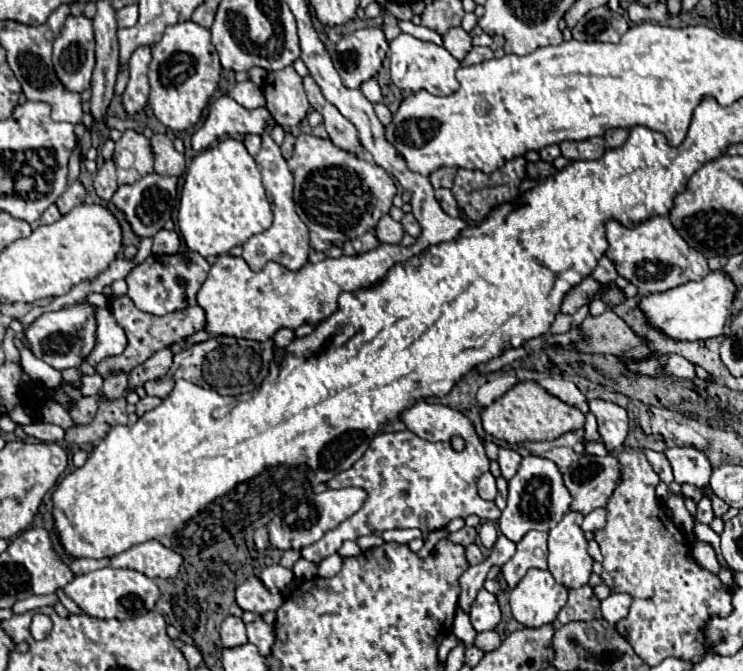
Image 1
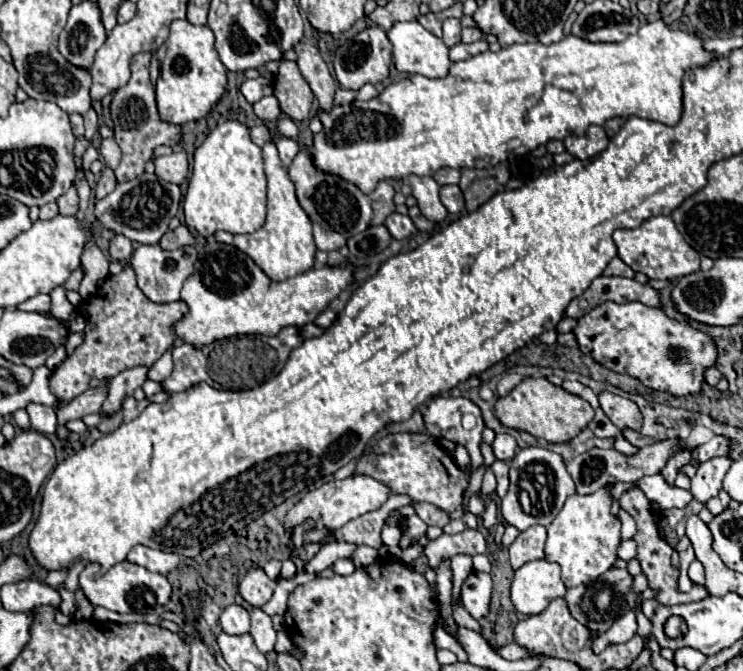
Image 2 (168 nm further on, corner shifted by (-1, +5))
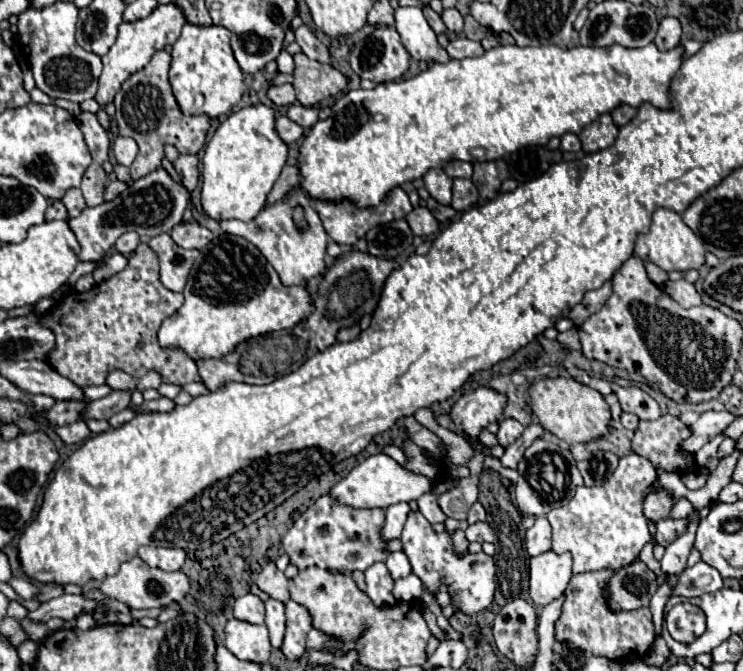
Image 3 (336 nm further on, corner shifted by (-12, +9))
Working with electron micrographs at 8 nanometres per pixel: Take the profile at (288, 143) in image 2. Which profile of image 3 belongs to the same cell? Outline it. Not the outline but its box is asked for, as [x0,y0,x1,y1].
[266,164,300,206]

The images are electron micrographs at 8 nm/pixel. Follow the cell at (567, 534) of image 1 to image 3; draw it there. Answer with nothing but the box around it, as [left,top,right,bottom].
[546,454,656,574]

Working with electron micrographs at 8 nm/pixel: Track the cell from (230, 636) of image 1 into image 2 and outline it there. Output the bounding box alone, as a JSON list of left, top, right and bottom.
[221,604,249,636]

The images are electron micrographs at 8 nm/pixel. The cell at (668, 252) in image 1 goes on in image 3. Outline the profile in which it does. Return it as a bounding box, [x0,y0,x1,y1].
[634,208,704,272]

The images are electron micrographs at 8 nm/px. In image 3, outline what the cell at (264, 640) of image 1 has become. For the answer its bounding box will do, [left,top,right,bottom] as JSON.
[266,600,284,648]

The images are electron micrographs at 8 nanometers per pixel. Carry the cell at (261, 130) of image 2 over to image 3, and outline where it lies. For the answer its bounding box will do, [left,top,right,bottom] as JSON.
[276,116,304,144]

